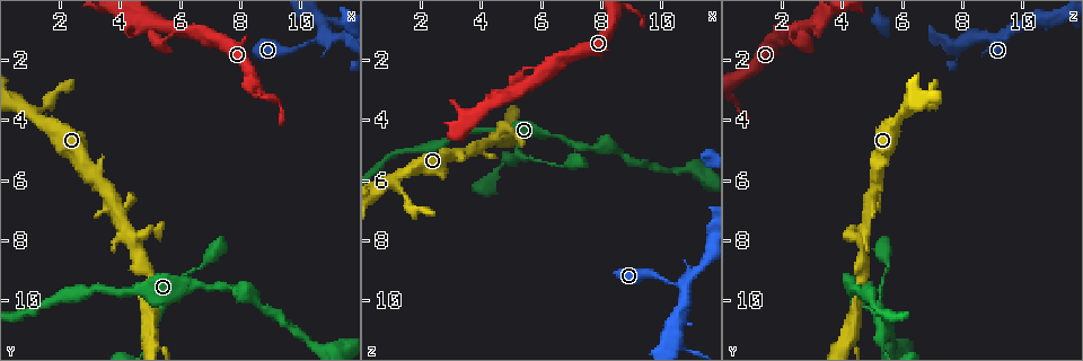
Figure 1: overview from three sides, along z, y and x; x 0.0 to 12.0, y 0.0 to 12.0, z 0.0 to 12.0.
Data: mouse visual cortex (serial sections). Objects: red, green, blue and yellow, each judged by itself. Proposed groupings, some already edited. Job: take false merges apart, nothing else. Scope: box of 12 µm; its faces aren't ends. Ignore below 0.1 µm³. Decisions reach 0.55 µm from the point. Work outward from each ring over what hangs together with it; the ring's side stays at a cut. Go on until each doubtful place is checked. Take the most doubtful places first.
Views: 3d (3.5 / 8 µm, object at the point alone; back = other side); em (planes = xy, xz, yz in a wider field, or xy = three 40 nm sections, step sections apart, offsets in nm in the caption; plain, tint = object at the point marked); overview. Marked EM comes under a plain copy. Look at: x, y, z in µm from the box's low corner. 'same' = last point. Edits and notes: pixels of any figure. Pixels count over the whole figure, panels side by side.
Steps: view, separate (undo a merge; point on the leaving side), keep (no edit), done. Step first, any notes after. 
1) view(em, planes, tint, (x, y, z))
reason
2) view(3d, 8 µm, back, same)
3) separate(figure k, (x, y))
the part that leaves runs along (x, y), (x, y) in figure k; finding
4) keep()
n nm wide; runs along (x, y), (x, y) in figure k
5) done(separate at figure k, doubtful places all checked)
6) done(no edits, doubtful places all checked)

view(3d, 3.5 µm, (5.2, 10.4, 5.1))

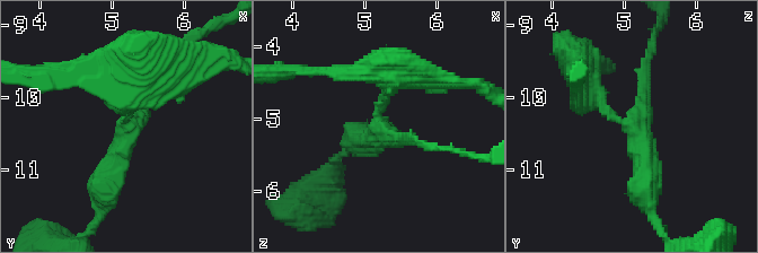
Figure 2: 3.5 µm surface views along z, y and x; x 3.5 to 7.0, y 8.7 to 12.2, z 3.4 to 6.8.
view(em, xy, step 1, tint, (5.25, 10.35, 5.15))

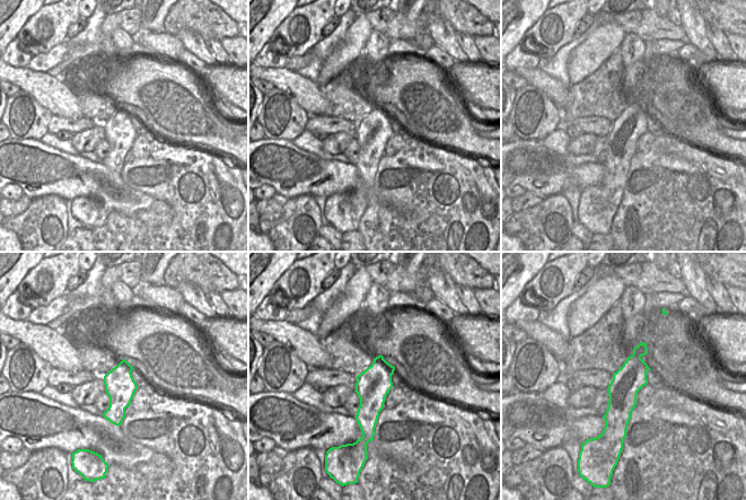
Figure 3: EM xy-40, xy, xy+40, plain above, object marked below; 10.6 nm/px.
view(em, xy, step 2, tint, same)

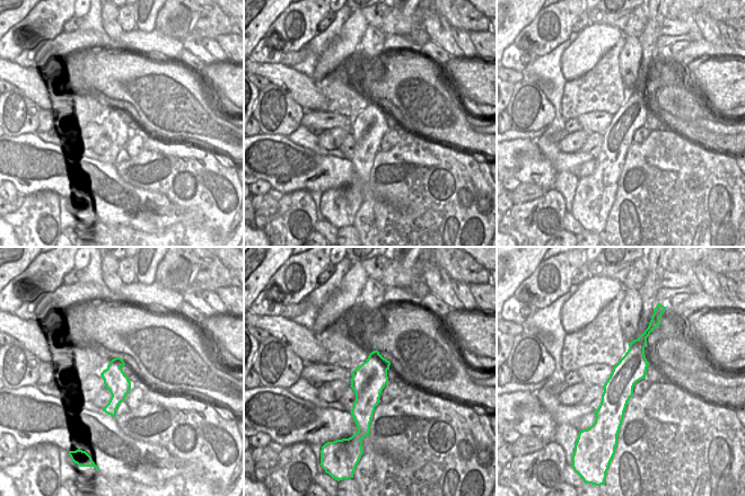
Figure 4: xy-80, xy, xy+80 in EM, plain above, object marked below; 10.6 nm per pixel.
keep()
360 nm wide; runs along (389, 77), (379, 129), (417, 140) in figure 2; all the same cell

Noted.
view(3d, 3.5 µm, (5.4, 1.5, 2.5))
sharp bend

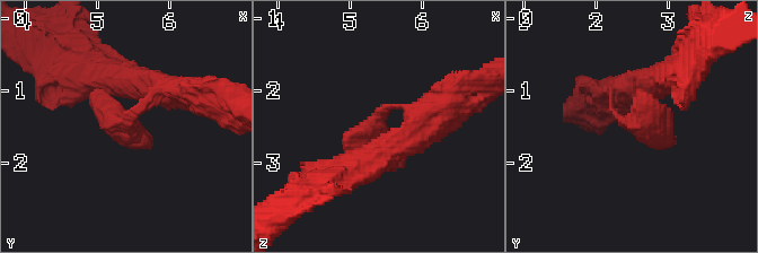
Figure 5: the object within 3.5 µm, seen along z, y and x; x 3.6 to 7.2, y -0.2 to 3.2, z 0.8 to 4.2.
view(em, xy, step 5, tint, (5.35, 1.40, 2.45))
now the EM

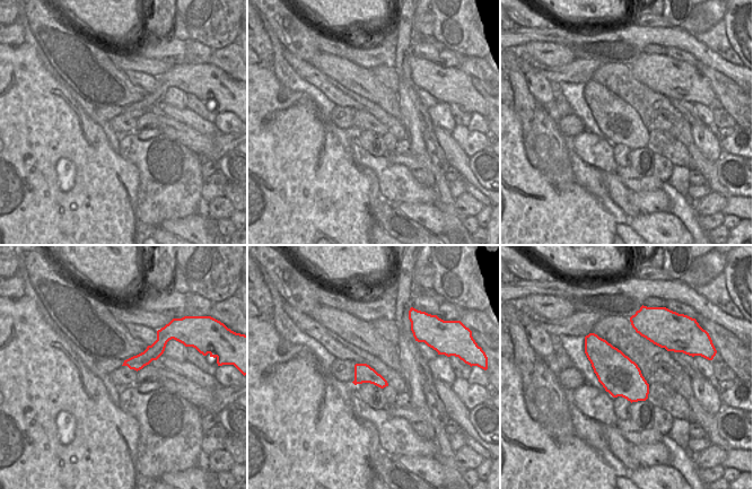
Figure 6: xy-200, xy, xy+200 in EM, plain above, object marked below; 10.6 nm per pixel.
view(em, xy, step 1, tint, same)

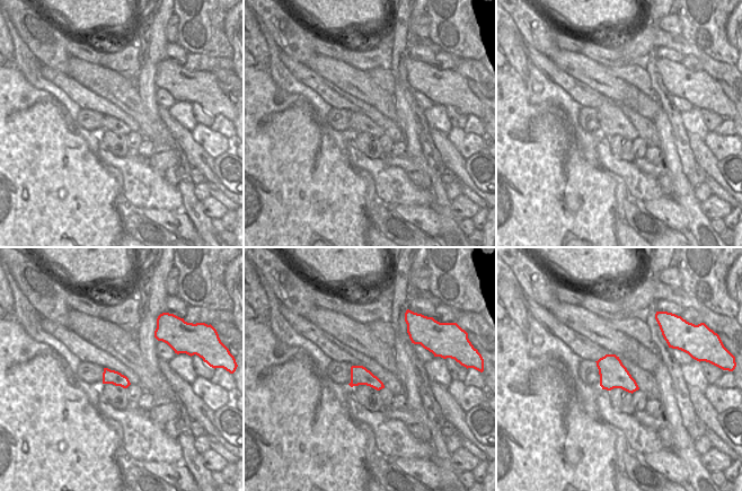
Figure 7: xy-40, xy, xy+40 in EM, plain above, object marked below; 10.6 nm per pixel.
keep()
runs along (625, 93), (614, 113), (663, 148) in figure 5; all the same cell

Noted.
view(3d, 3.5 µm, back, (10.7, 1.3, 9.5))
thin neck

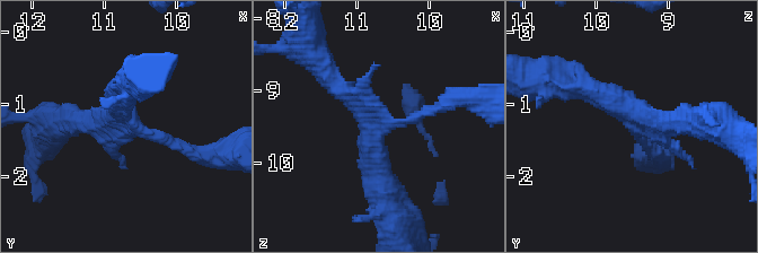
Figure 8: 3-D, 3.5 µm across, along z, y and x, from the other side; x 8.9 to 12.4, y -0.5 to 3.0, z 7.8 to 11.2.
view(em, xy, step 1, tint, (10.65, 1.20, 9.45))

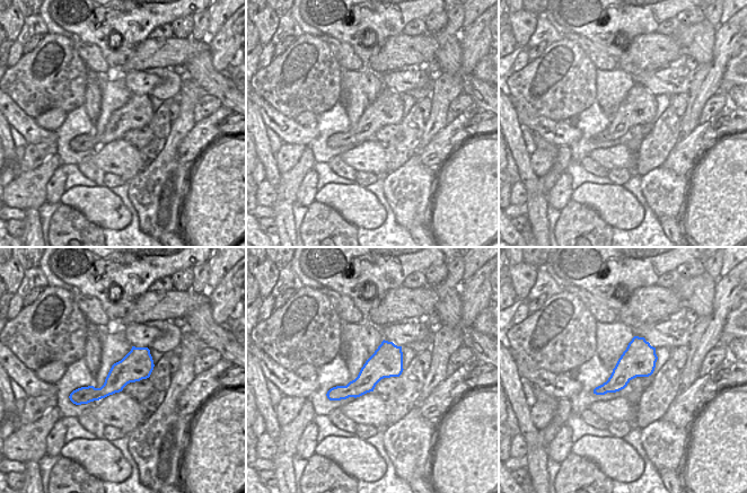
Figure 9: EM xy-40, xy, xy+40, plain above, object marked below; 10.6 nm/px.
keep()
runs along (398, 349), (358, 387), (330, 395) in figure 9; continuous, no second cell

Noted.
done(no edits, doubtful places all checked)

